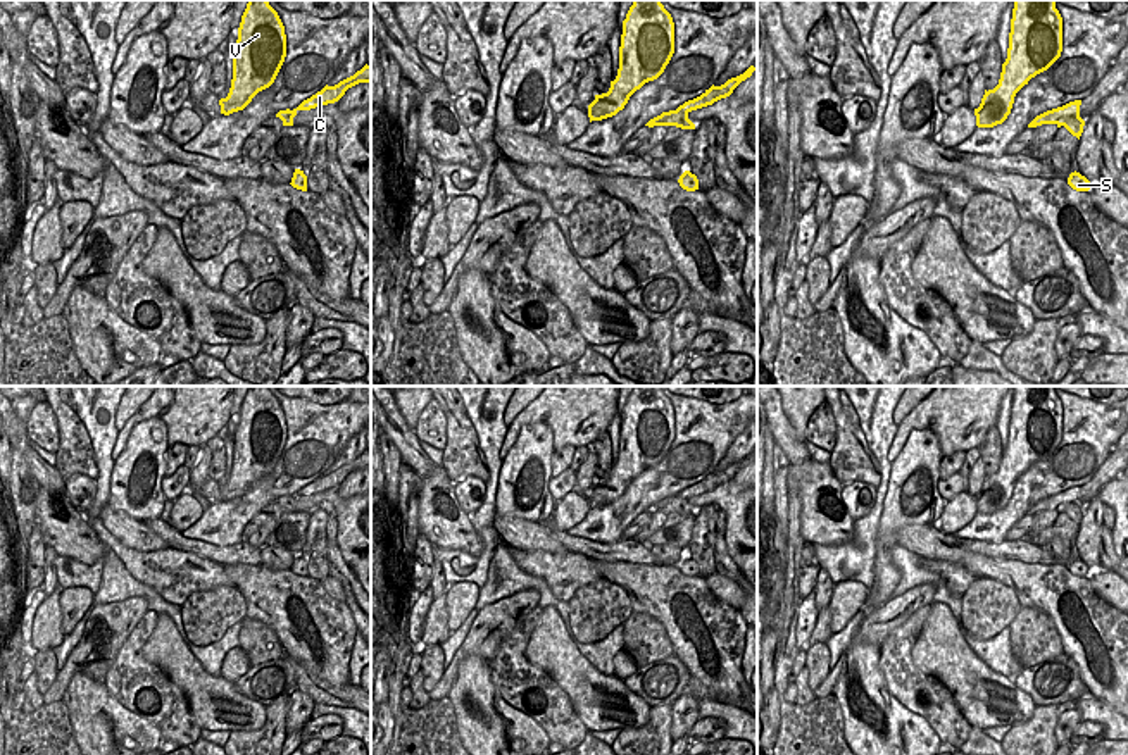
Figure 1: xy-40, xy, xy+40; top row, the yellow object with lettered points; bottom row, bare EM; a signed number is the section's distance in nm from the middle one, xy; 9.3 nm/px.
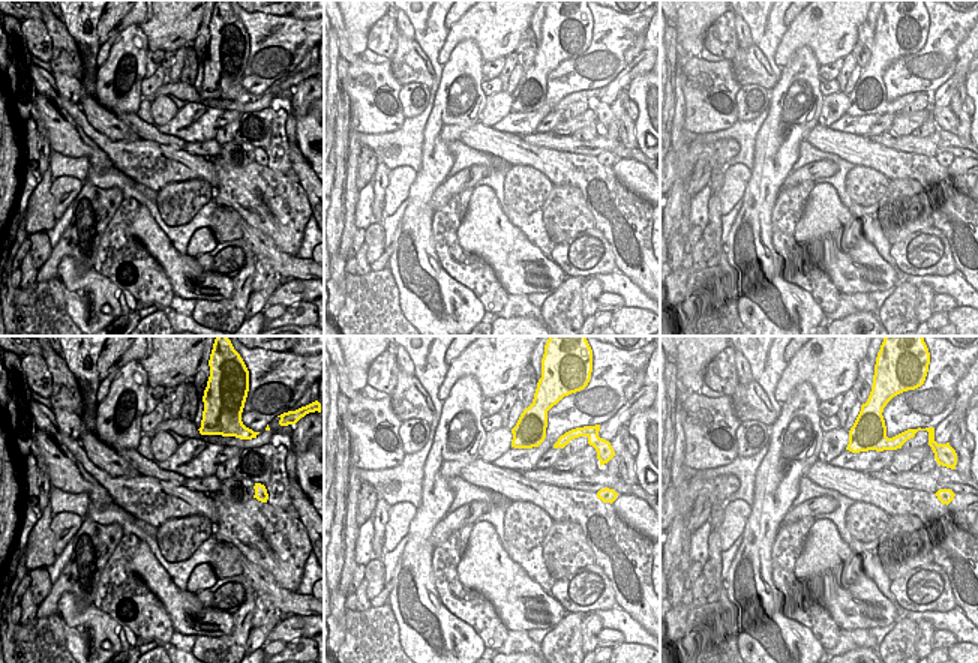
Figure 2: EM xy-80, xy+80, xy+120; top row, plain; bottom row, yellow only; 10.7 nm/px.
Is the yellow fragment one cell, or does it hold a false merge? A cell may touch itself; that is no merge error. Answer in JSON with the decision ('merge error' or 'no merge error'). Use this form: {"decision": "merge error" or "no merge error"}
{"decision": "no merge error"}

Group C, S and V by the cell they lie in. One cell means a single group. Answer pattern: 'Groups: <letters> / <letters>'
Groups: C S V.

